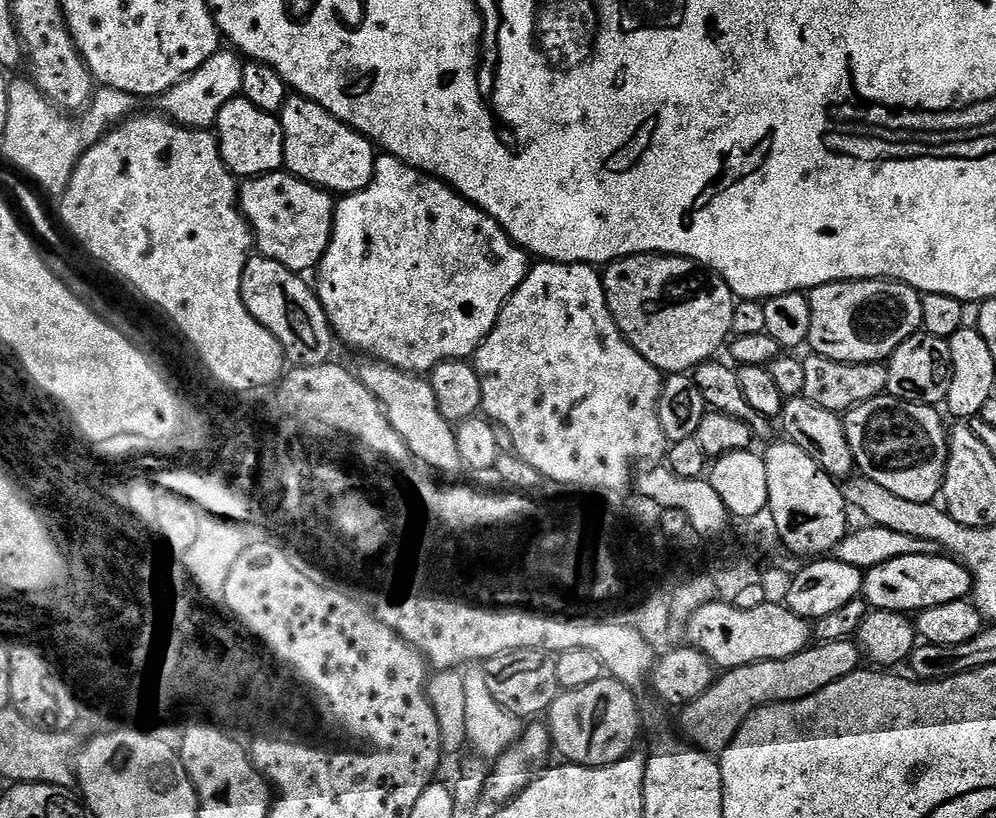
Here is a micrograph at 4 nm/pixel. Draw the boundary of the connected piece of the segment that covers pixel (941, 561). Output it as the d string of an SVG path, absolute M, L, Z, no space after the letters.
M910 554L908 557L892 558L864 572L862 598L872 610L919 614L928 608L946 606L946 602L967 600L971 596L972 575L959 560L948 554Z

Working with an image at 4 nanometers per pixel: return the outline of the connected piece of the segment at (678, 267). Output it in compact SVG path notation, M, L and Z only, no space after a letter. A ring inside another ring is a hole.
M645 254L622 256L603 269L604 297L618 330L662 374L688 374L713 359L720 347L733 335L734 310L738 297L722 277L685 256Z

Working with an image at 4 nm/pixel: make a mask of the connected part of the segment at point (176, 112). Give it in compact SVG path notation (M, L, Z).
M235 51L215 52L206 63L198 66L182 82L178 82L163 96L159 97L159 111L168 119L184 125L185 128L211 129L226 102L237 99L242 90L242 70L245 61Z

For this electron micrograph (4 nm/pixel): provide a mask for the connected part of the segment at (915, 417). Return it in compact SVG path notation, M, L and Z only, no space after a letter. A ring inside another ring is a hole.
M885 394L870 398L843 413L844 429L855 467L868 479L878 482L878 486L890 490L890 494L906 498L906 502L933 503L941 495L948 465L949 429L944 428L945 417L936 412L939 411L933 405L906 402Z

